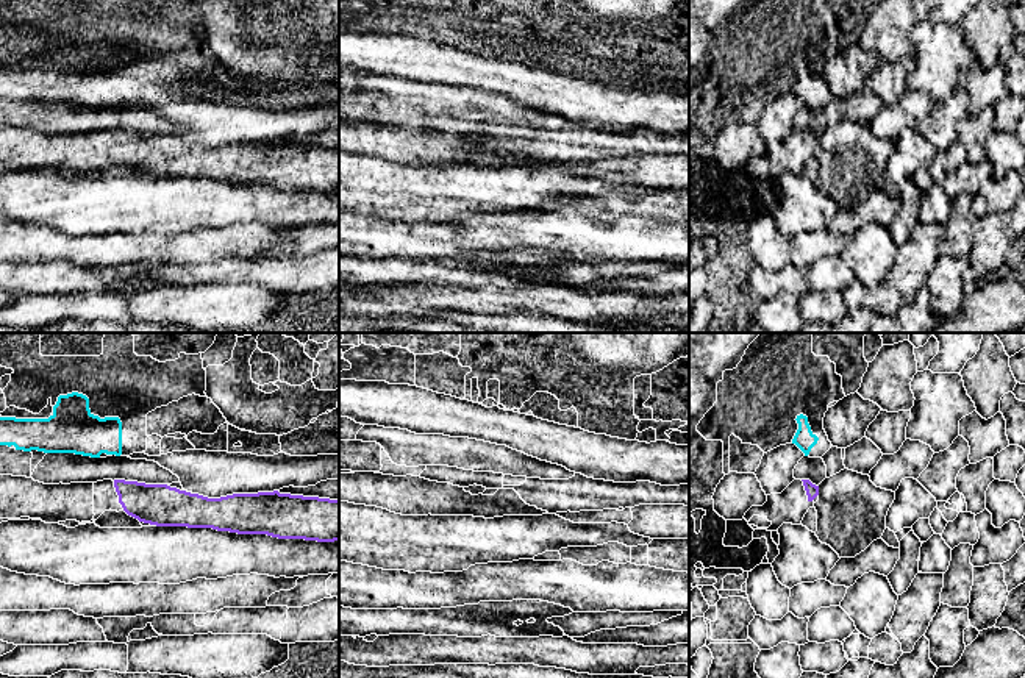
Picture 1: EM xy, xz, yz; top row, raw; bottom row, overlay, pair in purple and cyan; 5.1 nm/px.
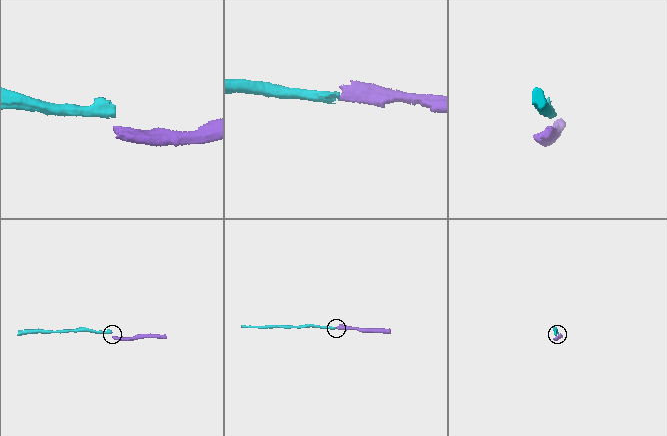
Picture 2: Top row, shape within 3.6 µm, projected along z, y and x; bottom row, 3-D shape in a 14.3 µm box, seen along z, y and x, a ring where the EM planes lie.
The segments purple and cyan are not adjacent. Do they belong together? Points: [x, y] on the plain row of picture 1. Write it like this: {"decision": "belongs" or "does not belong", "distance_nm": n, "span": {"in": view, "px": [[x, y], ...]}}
{"decision": "does not belong", "distance_nm": 130, "span": {"in": "xy", "px": [[116, 130], [116, 105]]}}

